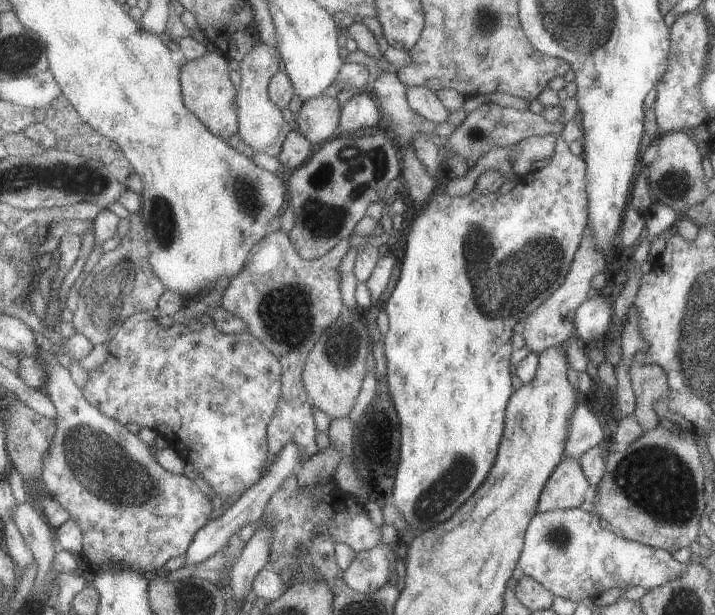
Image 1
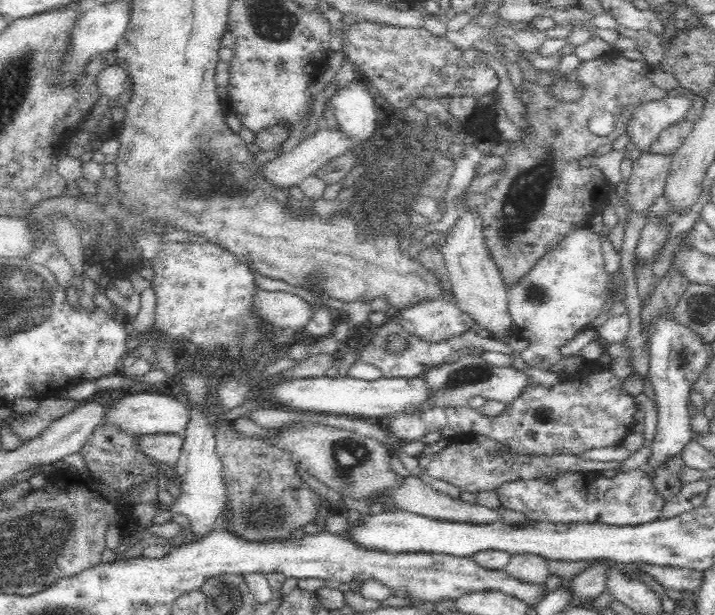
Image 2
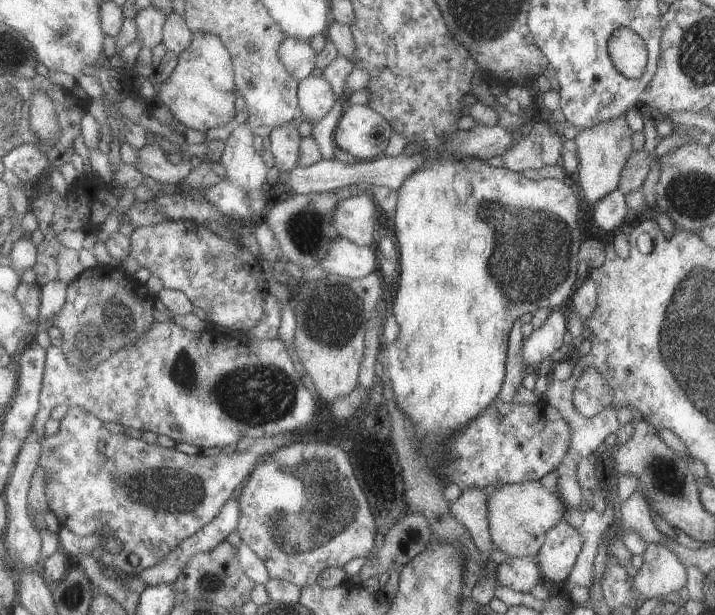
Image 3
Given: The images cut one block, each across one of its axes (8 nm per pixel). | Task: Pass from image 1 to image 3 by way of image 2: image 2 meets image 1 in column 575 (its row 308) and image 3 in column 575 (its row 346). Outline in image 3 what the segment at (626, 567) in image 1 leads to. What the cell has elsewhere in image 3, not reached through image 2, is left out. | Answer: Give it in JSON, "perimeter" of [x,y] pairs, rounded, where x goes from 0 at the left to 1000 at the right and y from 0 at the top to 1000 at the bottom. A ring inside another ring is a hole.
{"perimeter":[[[793,841],[768,862],[762,885],[757,888],[750,906],[759,943],[766,946],[789,946],[814,894],[811,865],[794,852]]]}

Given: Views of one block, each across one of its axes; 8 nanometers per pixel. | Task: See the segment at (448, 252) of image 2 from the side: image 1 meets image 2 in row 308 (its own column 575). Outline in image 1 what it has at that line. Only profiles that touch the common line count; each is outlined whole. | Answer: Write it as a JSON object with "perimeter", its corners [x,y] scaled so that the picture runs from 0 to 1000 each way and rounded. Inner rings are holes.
{"perimeter":[[[789,745],[764,782],[752,833],[764,834],[780,828],[807,828],[825,811],[824,782],[813,753],[806,746]]]}

